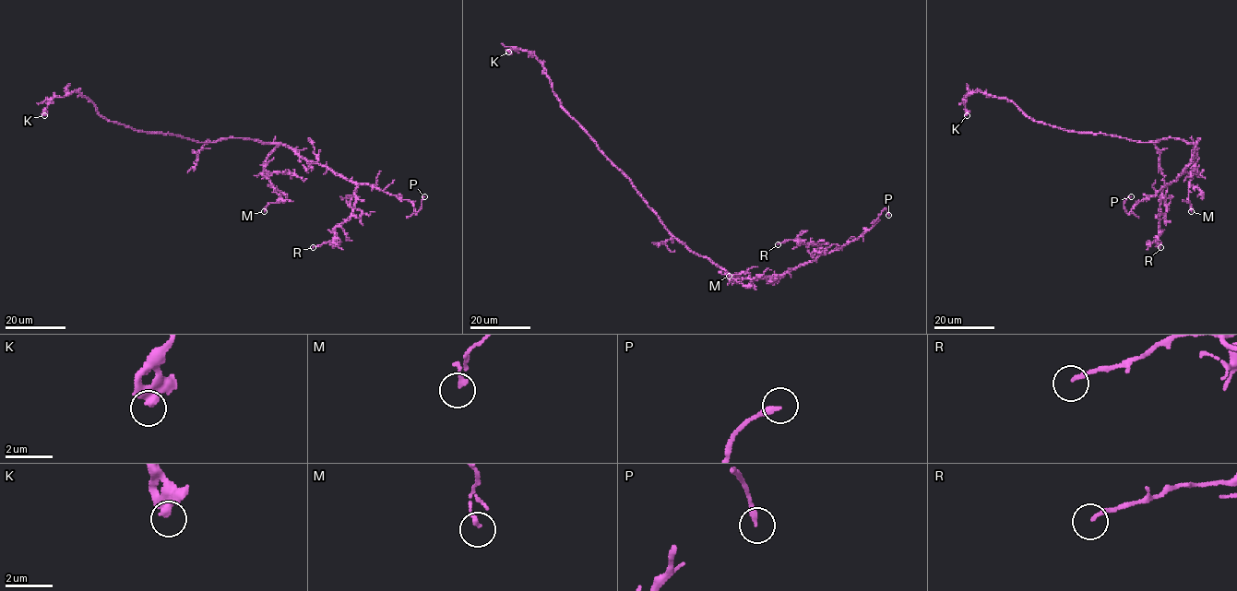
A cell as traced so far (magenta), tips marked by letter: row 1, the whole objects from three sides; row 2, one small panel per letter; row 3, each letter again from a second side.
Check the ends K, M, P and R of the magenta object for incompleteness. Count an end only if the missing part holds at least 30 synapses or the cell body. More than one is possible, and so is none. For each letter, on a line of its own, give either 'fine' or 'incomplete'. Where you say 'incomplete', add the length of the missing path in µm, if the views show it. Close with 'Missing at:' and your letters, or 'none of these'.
K: fine
M: fine
P: incomplete | 15 µm
R: fine
Missing at: P

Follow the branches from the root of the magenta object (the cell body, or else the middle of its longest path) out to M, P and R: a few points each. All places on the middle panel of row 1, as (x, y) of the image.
M: (677, 240), (690, 251), (709, 258), (729, 274), (742, 278), (734, 281), (728, 276), (745, 272), (729, 276)
P: (677, 240), (734, 277), (764, 278), (782, 275), (823, 254), (838, 250), (869, 230), (885, 208), (888, 215)
R: (677, 240), (729, 274), (745, 278), (782, 275), (821, 252), (818, 243), (799, 244), (800, 239), (778, 244)

